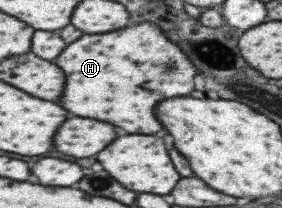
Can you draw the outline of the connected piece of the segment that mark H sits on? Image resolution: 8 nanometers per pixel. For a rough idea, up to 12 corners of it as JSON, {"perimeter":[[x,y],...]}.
{"perimeter":[[154,22],[82,36],[56,60],[64,108],[130,134],[196,90]]}

